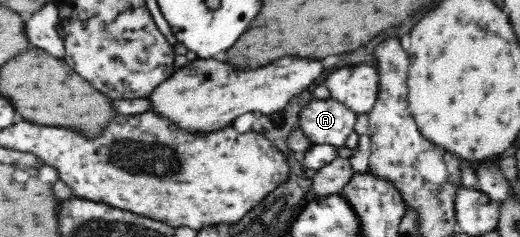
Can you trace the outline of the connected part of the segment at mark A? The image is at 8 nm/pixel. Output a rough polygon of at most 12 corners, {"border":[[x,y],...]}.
{"border":[[314,99],[299,127],[312,145],[344,147],[358,114]]}

